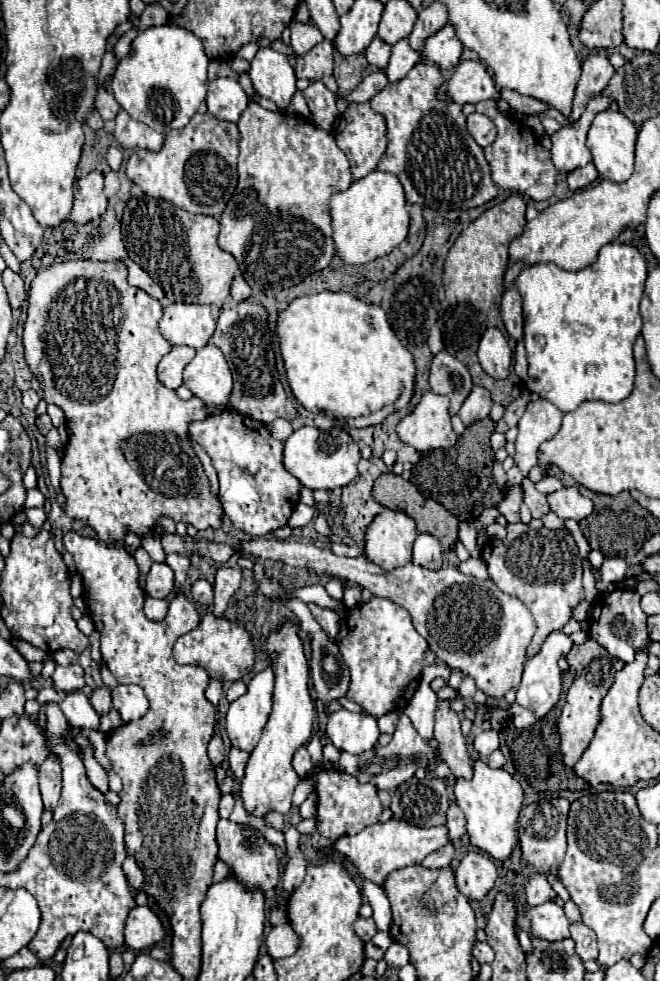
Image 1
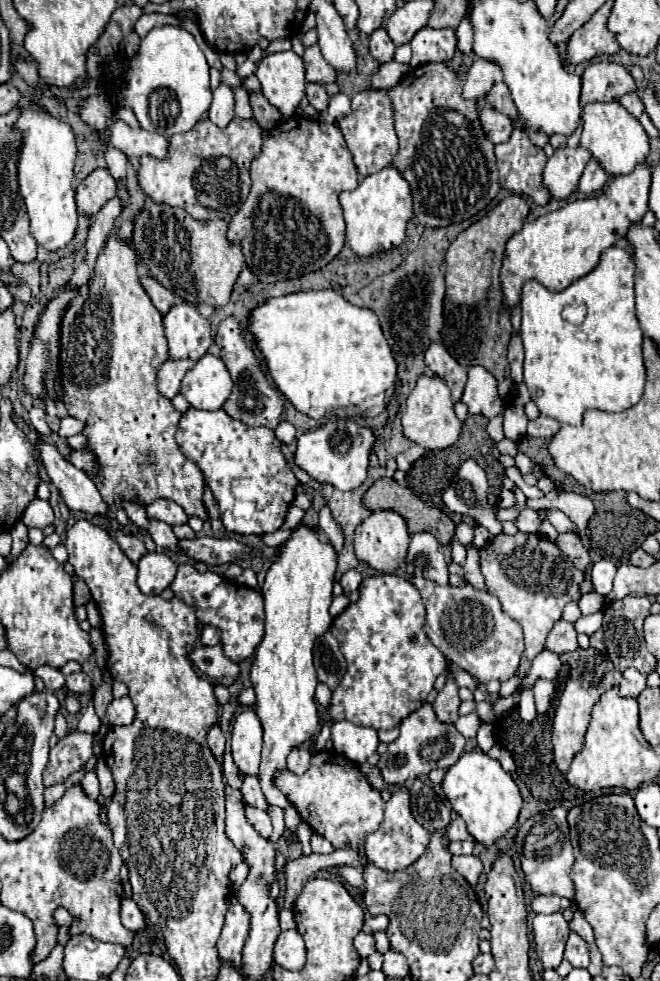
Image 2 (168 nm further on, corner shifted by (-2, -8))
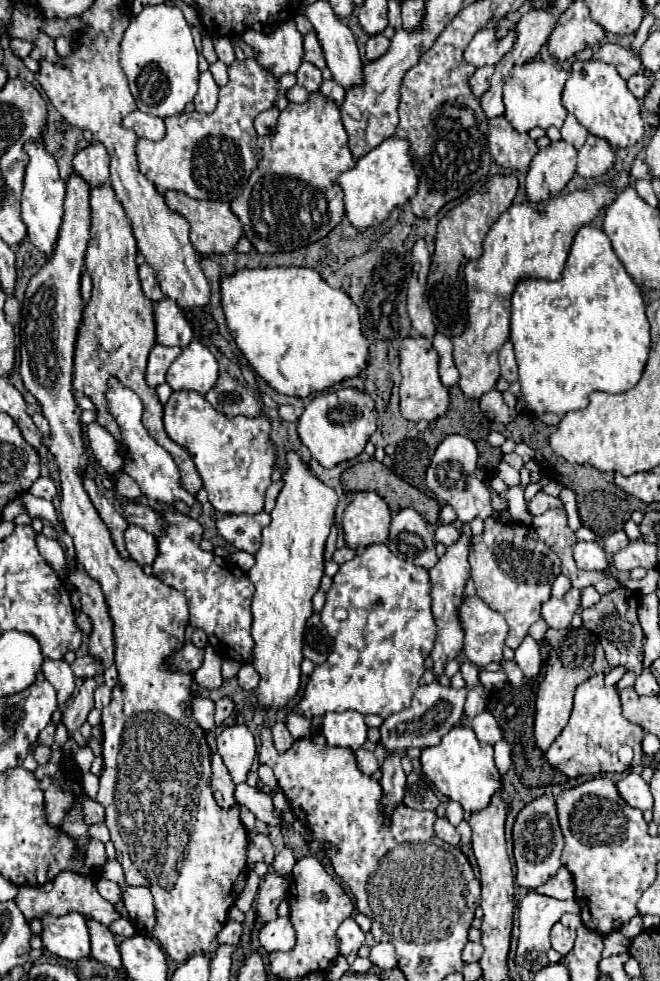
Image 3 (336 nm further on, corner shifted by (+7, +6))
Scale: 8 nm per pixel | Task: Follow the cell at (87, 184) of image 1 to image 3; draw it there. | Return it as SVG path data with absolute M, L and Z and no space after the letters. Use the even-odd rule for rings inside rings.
M91 144L75 154L73 168L79 176L85 178L89 186L103 186L109 180L109 152L99 144Z

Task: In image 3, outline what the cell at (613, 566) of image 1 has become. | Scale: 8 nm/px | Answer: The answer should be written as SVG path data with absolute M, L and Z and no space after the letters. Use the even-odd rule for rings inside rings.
M577 542L573 560L581 570L609 570L603 548L597 542Z

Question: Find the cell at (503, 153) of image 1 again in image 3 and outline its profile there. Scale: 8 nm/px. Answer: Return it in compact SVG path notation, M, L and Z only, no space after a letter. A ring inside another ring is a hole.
M505 116L489 120L489 148L499 166L521 174L527 174L533 156L539 152L537 142L529 134L515 132Z

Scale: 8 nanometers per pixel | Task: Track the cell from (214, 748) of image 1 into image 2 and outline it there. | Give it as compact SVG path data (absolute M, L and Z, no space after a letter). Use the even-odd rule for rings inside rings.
M214 724L214 726L210 728L210 732L208 732L208 746L210 746L214 758L222 758L222 754L224 754L224 744L226 744L224 734L222 734L222 730Z

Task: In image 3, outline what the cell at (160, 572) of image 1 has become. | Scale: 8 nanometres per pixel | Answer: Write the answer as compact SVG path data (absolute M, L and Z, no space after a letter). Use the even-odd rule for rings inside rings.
M129 524L127 532L125 532L125 544L127 550L131 554L131 558L139 564L139 566L149 566L153 564L155 556L157 556L157 540L143 532L143 528Z

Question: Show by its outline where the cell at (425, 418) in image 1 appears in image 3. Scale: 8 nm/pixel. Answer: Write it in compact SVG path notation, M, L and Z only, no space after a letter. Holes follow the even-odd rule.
M407 336L399 348L399 370L401 370L401 414L411 420L435 420L449 408L449 392L439 380L439 354L431 340L425 336Z

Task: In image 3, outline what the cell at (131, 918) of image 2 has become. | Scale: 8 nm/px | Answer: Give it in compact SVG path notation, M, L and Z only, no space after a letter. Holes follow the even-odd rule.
M99 880L97 882L97 890L99 890L99 894L105 898L105 900L109 900L111 904L117 904L119 900L121 900L121 888L119 888L119 884L115 884L115 882L109 882L109 880Z

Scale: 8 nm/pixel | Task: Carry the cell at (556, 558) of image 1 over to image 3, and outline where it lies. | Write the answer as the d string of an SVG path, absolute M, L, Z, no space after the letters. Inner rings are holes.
M495 518L485 520L485 532L473 536L469 564L471 578L477 588L477 596L493 610L501 612L509 624L505 644L517 648L527 636L529 628L541 618L541 604L551 596L551 584L561 572L561 560L557 554L543 544L531 526L503 524Z

